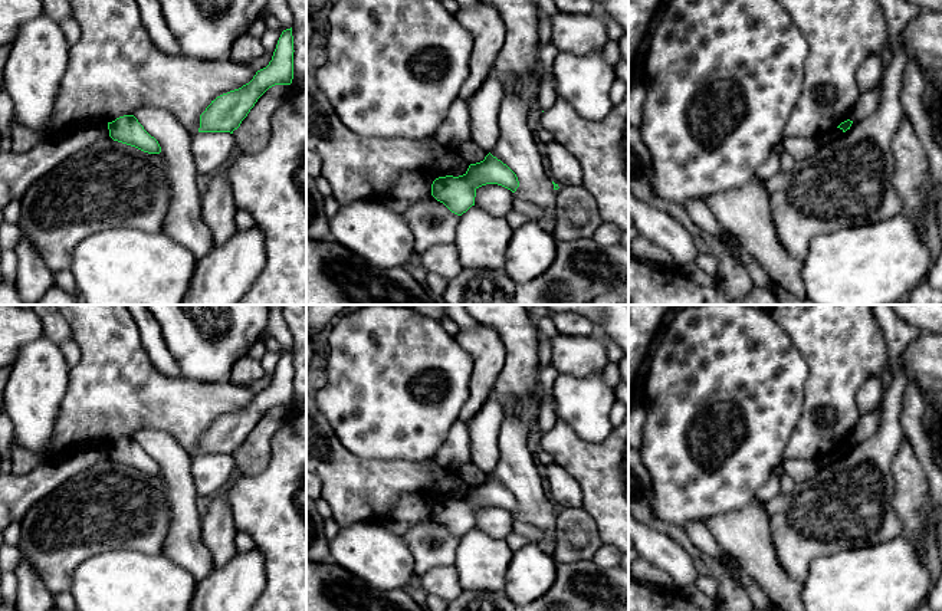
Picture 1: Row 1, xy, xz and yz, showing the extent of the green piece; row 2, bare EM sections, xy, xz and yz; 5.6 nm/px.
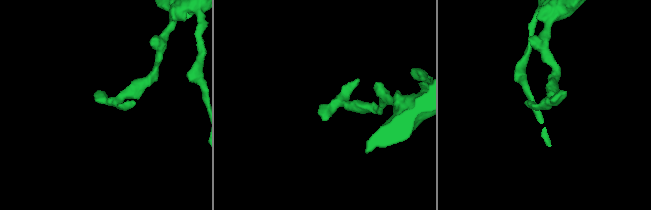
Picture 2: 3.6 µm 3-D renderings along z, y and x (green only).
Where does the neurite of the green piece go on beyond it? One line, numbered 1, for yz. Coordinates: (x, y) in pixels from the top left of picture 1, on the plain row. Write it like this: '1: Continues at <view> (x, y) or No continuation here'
1: No continuation here

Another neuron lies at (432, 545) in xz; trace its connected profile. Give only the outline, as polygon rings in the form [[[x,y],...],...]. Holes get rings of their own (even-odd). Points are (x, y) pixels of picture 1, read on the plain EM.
[[[431,516],[413,525],[401,538],[414,558],[414,574],[421,576],[433,568],[454,565],[460,538]]]

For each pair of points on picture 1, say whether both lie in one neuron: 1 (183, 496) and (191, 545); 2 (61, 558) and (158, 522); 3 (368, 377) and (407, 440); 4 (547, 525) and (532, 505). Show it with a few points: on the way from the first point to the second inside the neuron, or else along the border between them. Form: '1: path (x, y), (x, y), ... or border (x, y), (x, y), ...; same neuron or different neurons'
1: path (183, 508), (184, 534); same neuron
2: path (85, 534), (97, 522), (134, 522); same neuron
3: path (384, 393), (407, 416), (407, 424); same neuron
4: path (544, 521), (535, 509); same neuron

